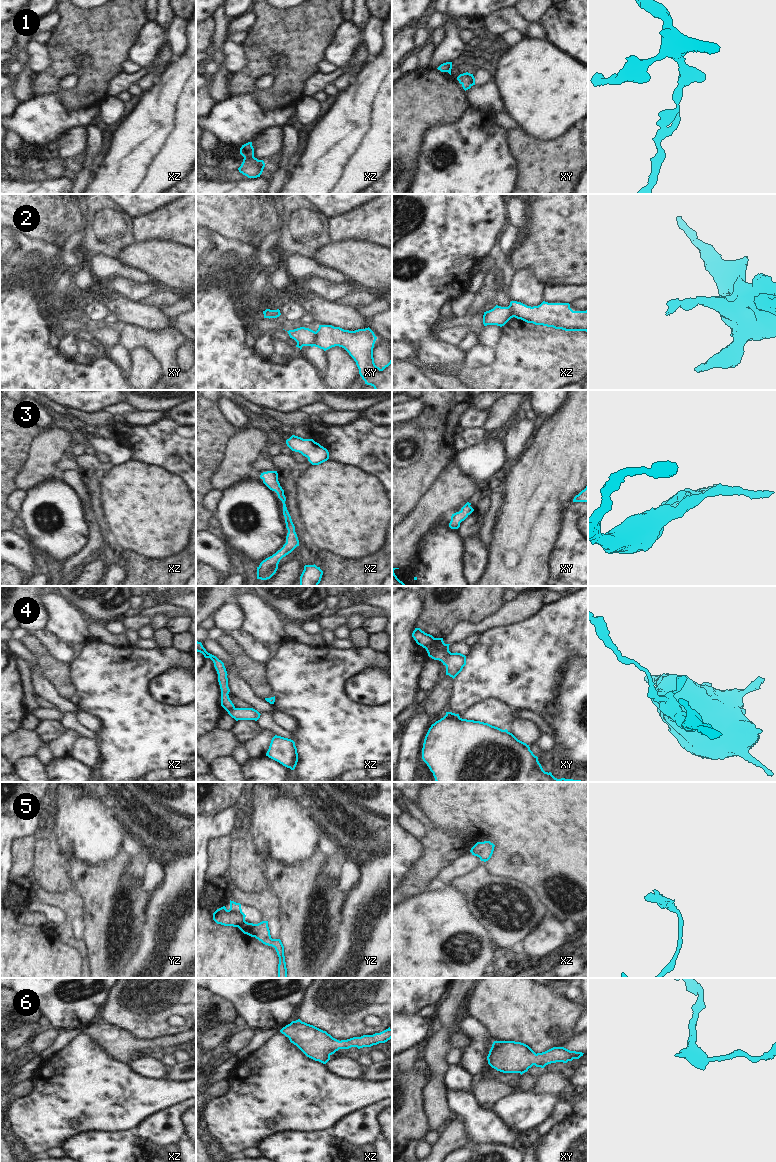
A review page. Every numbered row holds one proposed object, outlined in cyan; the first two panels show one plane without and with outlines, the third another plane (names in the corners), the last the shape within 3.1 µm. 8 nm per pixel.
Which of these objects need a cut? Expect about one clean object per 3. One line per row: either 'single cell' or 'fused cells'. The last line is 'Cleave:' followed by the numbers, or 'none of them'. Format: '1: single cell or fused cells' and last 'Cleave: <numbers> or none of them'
1: fused cells
2: fused cells
3: single cell
4: fused cells
5: single cell
6: single cell
Cleave: 1, 2, 4

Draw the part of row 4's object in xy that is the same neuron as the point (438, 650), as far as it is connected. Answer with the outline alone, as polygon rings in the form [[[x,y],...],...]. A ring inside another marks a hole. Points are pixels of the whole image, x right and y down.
[[[435,638],[426,651],[429,657],[441,661],[446,666],[446,675],[454,679],[466,665],[466,656],[457,652],[451,653],[449,645],[444,643],[443,638]]]

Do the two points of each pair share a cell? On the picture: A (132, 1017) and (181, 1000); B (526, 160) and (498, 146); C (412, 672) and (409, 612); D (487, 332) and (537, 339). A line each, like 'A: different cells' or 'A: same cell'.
A: same cell
B: different cells
C: same cell
D: different cells

